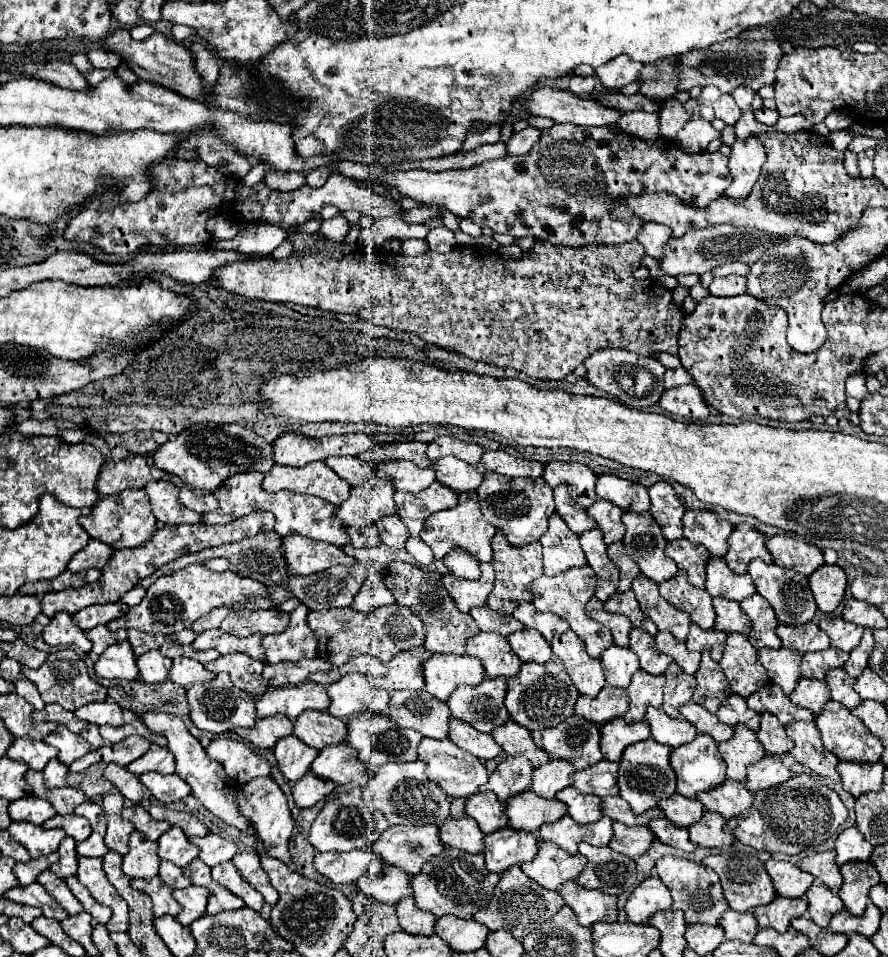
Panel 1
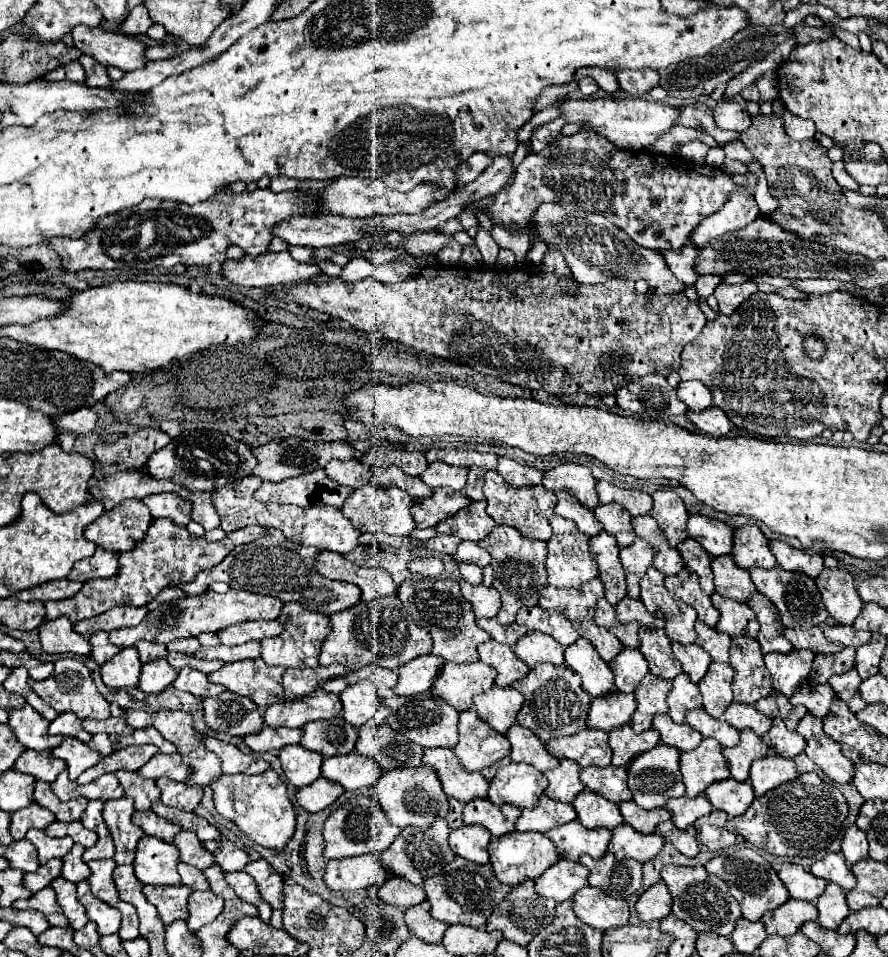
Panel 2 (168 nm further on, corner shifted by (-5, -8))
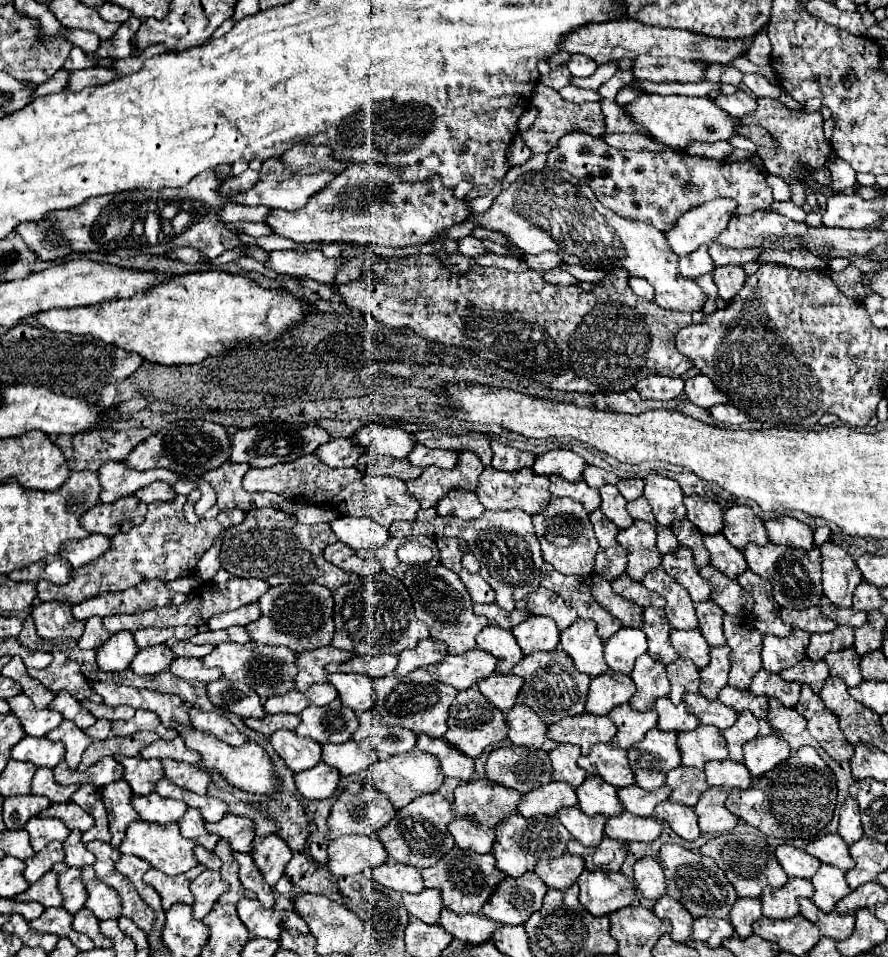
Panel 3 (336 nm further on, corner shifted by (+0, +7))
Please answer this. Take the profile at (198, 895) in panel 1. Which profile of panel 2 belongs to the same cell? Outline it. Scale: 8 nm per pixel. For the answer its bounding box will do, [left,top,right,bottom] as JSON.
[186,891,224,933]

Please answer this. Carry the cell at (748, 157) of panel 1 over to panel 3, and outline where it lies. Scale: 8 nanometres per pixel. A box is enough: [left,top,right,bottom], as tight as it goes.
[665,200,733,256]

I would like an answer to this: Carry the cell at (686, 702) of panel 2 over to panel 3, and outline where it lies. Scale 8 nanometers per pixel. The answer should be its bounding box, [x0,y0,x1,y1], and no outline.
[667,658,699,704]

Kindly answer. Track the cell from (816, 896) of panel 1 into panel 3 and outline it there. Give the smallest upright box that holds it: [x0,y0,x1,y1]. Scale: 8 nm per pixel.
[811,864,851,912]

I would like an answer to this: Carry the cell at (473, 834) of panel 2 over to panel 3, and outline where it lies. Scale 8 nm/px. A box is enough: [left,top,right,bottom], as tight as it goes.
[449,818,495,854]

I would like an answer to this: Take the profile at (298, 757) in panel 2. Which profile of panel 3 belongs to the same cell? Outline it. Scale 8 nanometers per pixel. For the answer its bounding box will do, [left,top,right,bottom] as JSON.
[269,730,321,772]

